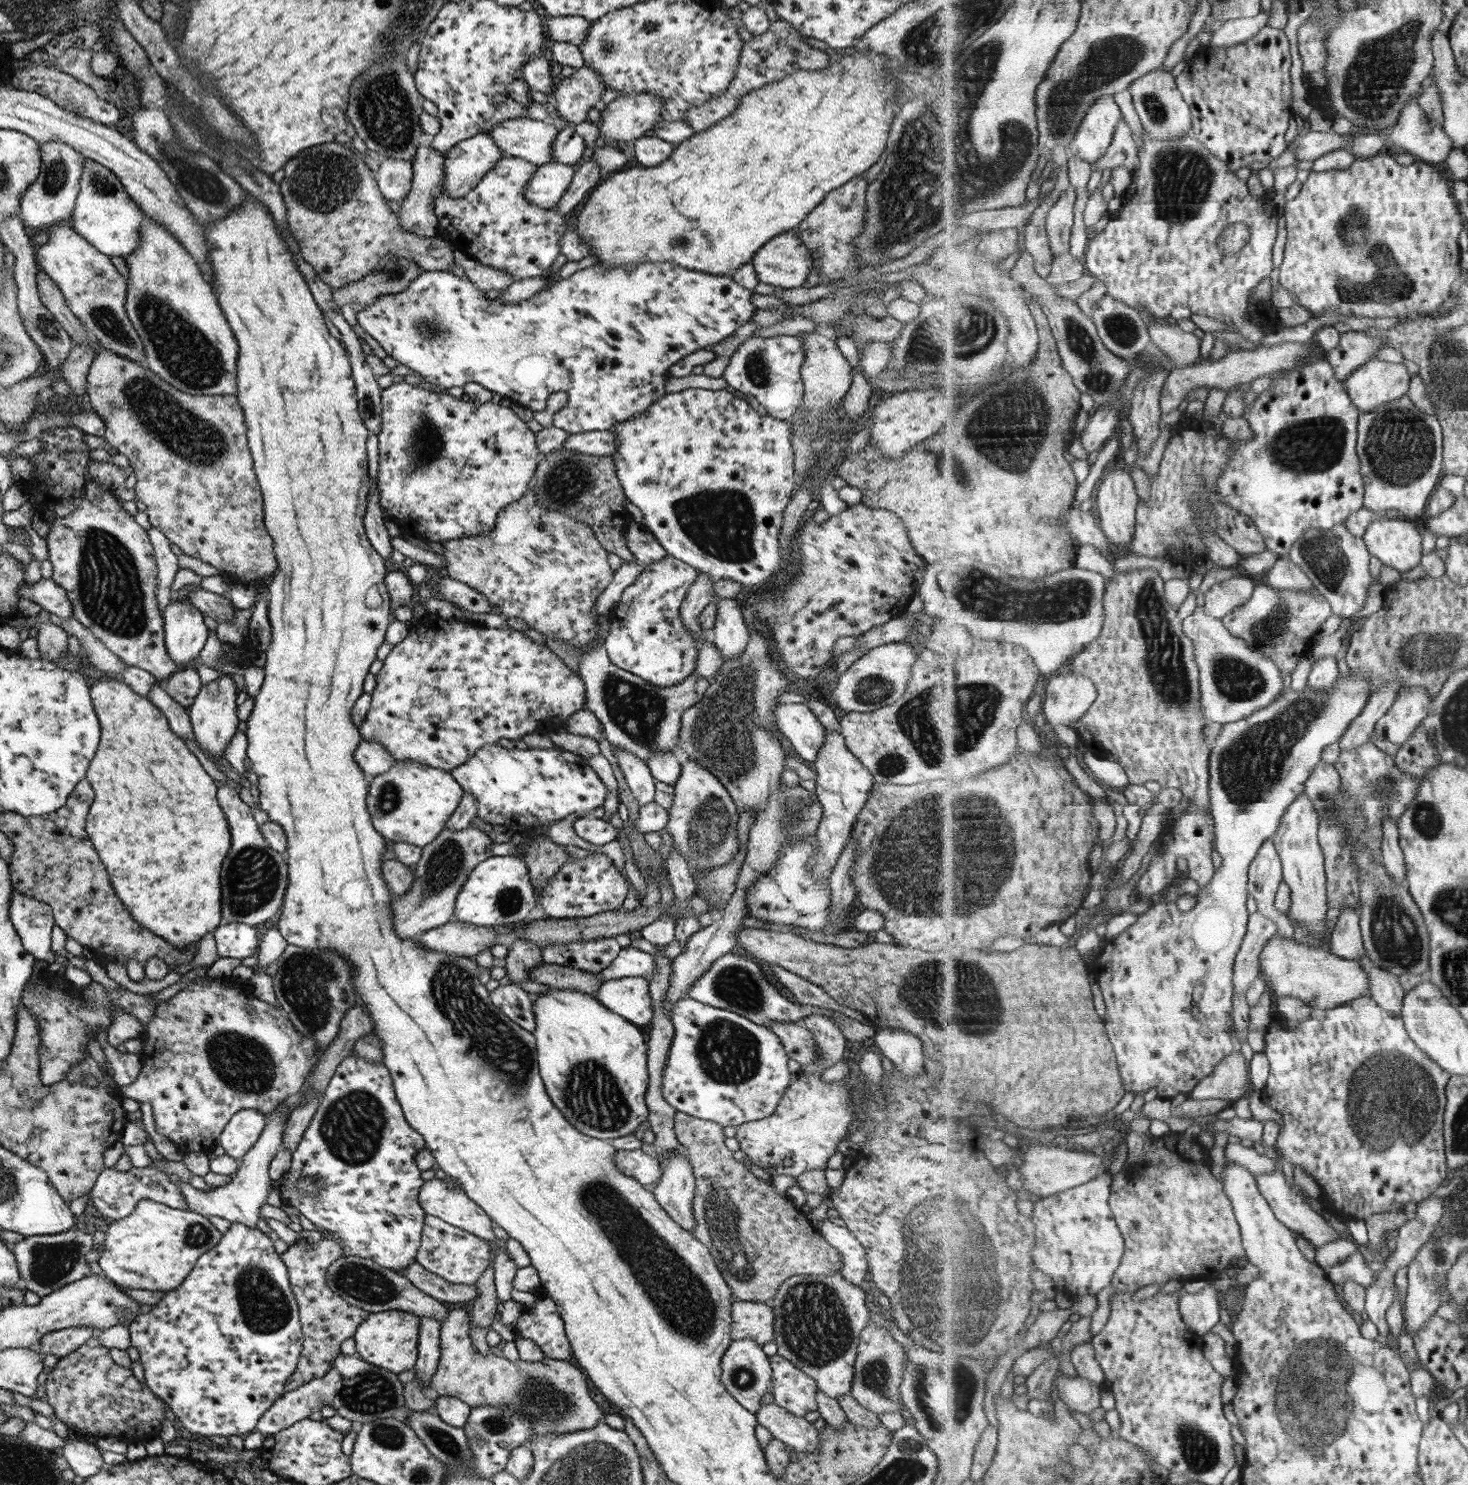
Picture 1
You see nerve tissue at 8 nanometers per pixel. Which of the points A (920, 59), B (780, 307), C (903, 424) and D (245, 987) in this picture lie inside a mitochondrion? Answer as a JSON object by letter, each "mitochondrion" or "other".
{"A":"mitochondrion","B":"other","C":"other","D":"other"}

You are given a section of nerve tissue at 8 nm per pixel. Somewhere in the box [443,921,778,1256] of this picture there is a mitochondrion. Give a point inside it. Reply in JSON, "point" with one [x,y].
{"point":[727,1053]}

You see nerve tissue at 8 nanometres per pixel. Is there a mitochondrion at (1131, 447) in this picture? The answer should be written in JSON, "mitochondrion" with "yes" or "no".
{"mitochondrion":"no"}

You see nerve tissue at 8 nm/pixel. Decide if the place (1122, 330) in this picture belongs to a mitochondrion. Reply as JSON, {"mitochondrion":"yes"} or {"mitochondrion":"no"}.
{"mitochondrion":"yes"}

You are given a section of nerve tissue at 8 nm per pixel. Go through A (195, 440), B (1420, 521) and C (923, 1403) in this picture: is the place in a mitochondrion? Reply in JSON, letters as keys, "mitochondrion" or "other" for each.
{"A":"mitochondrion","B":"other","C":"mitochondrion"}

